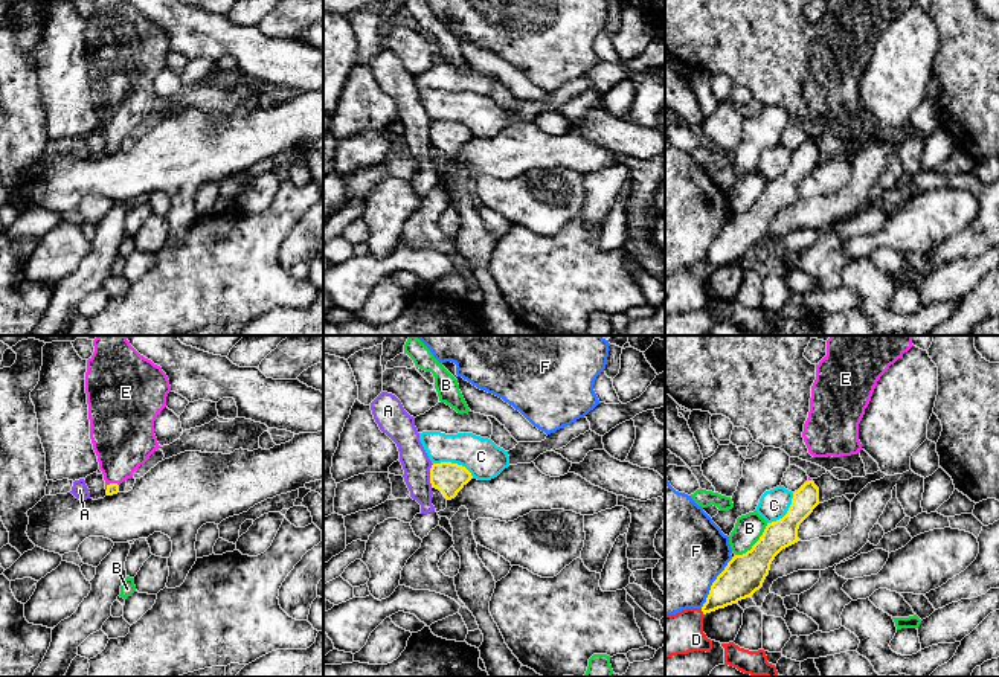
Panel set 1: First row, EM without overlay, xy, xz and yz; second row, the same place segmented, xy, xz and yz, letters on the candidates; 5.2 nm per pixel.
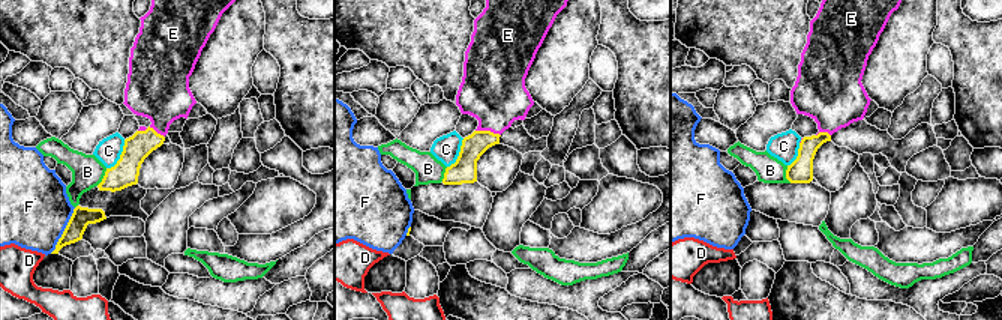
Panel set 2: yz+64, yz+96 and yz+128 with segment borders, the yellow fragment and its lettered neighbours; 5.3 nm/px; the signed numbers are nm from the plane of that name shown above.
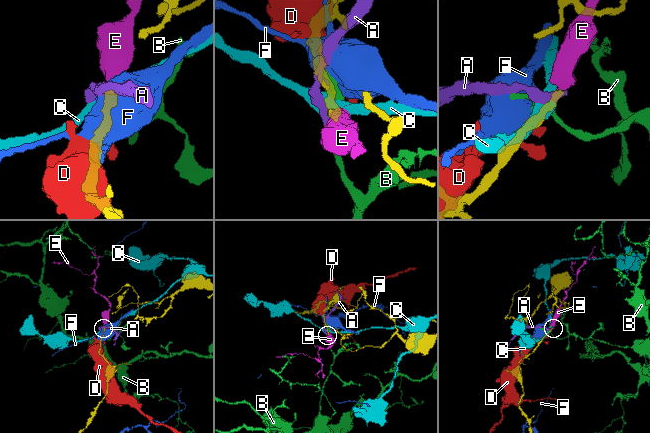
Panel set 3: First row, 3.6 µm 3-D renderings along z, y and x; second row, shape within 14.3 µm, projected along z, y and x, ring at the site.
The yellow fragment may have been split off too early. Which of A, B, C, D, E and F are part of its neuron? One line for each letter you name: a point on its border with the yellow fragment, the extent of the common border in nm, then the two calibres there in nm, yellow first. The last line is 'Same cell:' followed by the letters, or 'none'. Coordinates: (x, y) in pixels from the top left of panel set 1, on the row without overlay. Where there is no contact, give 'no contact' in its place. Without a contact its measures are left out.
E: contact xy (112, 142); length 80 nm; calibres 60 and 320 nm
Same cell: E

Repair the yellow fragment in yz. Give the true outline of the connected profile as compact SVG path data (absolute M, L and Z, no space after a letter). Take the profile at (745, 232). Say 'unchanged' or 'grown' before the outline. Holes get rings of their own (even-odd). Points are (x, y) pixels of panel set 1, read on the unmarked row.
unchanged; M813 139L805 140L793 151L787 172L767 181L760 198L743 213L735 213L712 241L703 273L737 262L763 245L775 215L799 200L799 183L819 163L819 146Z

